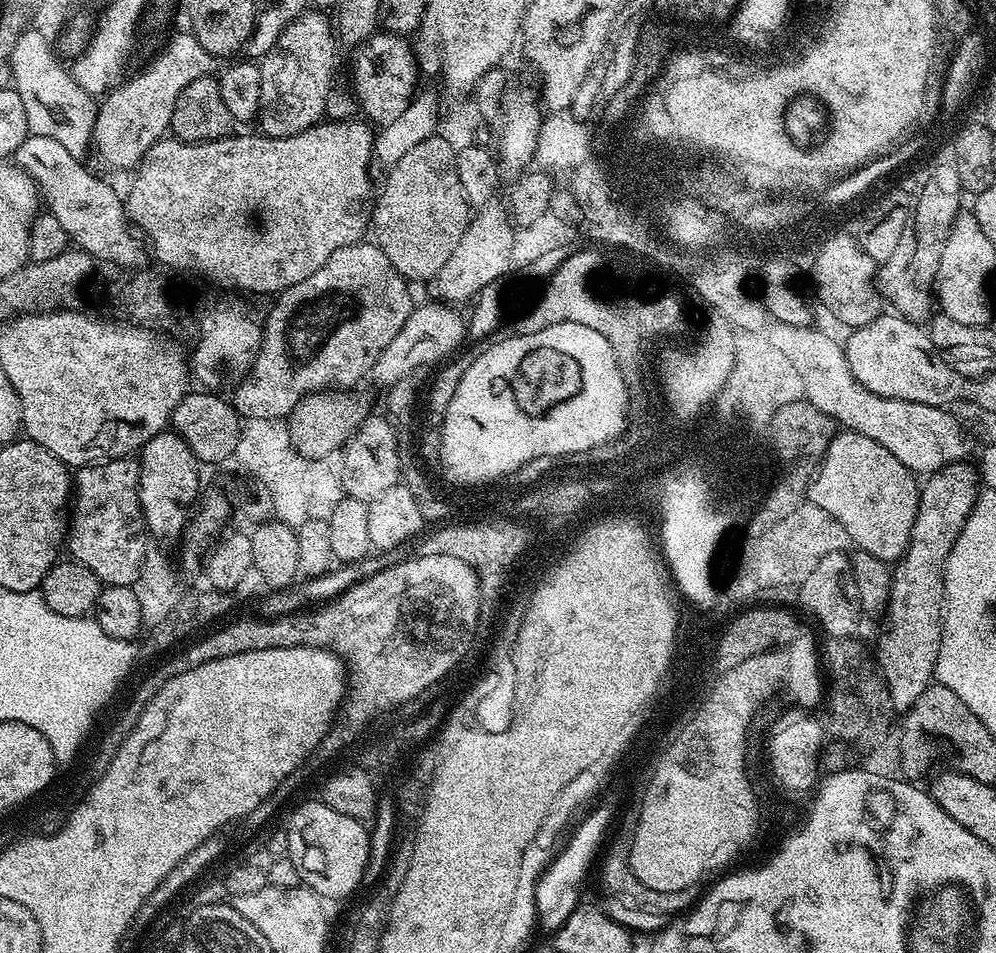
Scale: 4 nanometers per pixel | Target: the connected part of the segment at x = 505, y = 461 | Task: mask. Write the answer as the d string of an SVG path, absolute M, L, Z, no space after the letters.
M562 322L558 326L546 326L546 330L538 330L538 334L511 336L497 344L489 343L486 354L478 354L469 363L466 374L462 374L462 382L458 382L458 390L454 390L454 398L450 398L450 406L446 406L444 411L449 417L444 432L444 461L452 480L486 480L507 472L510 468L515 468L520 461L539 455L539 452L571 451L587 448L589 445L600 445L600 441L605 440L605 437L612 437L616 435L616 432L624 431L621 421L625 406L623 381L626 376L624 372L616 371L608 346L609 343L605 343L605 339L601 339L596 330L590 330L590 326L578 326L578 322Z

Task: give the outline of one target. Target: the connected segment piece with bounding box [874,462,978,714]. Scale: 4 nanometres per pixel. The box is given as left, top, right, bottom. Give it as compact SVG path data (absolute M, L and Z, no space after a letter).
M968 462L952 463L945 466L939 472L934 472L929 475L927 479L923 481L922 487L919 489L918 495L920 501L918 502L918 510L916 511L916 517L914 518L914 526L912 527L912 533L910 534L910 542L906 546L903 556L899 560L895 561L894 567L891 569L892 575L892 589L889 590L889 600L886 609L886 617L888 616L888 632L884 632L880 636L880 641L876 644L876 650L874 648L874 660L879 667L879 671L882 673L882 679L887 691L887 699L890 701L891 707L896 707L900 714L907 713L908 708L914 702L918 702L918 694L922 694L927 690L928 685L933 683L934 673L936 671L936 663L938 662L938 650L940 649L940 635L943 630L943 621L939 619L939 604L940 604L940 578L937 573L940 572L940 564L944 559L944 553L948 552L949 540L956 536L956 532L959 532L960 526L966 519L970 518L970 514L974 510L976 505L976 498L978 495L978 472L975 467L972 468L968 465Z

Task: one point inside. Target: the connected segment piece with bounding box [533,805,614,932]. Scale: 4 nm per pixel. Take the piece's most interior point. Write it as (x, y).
(556, 895)

